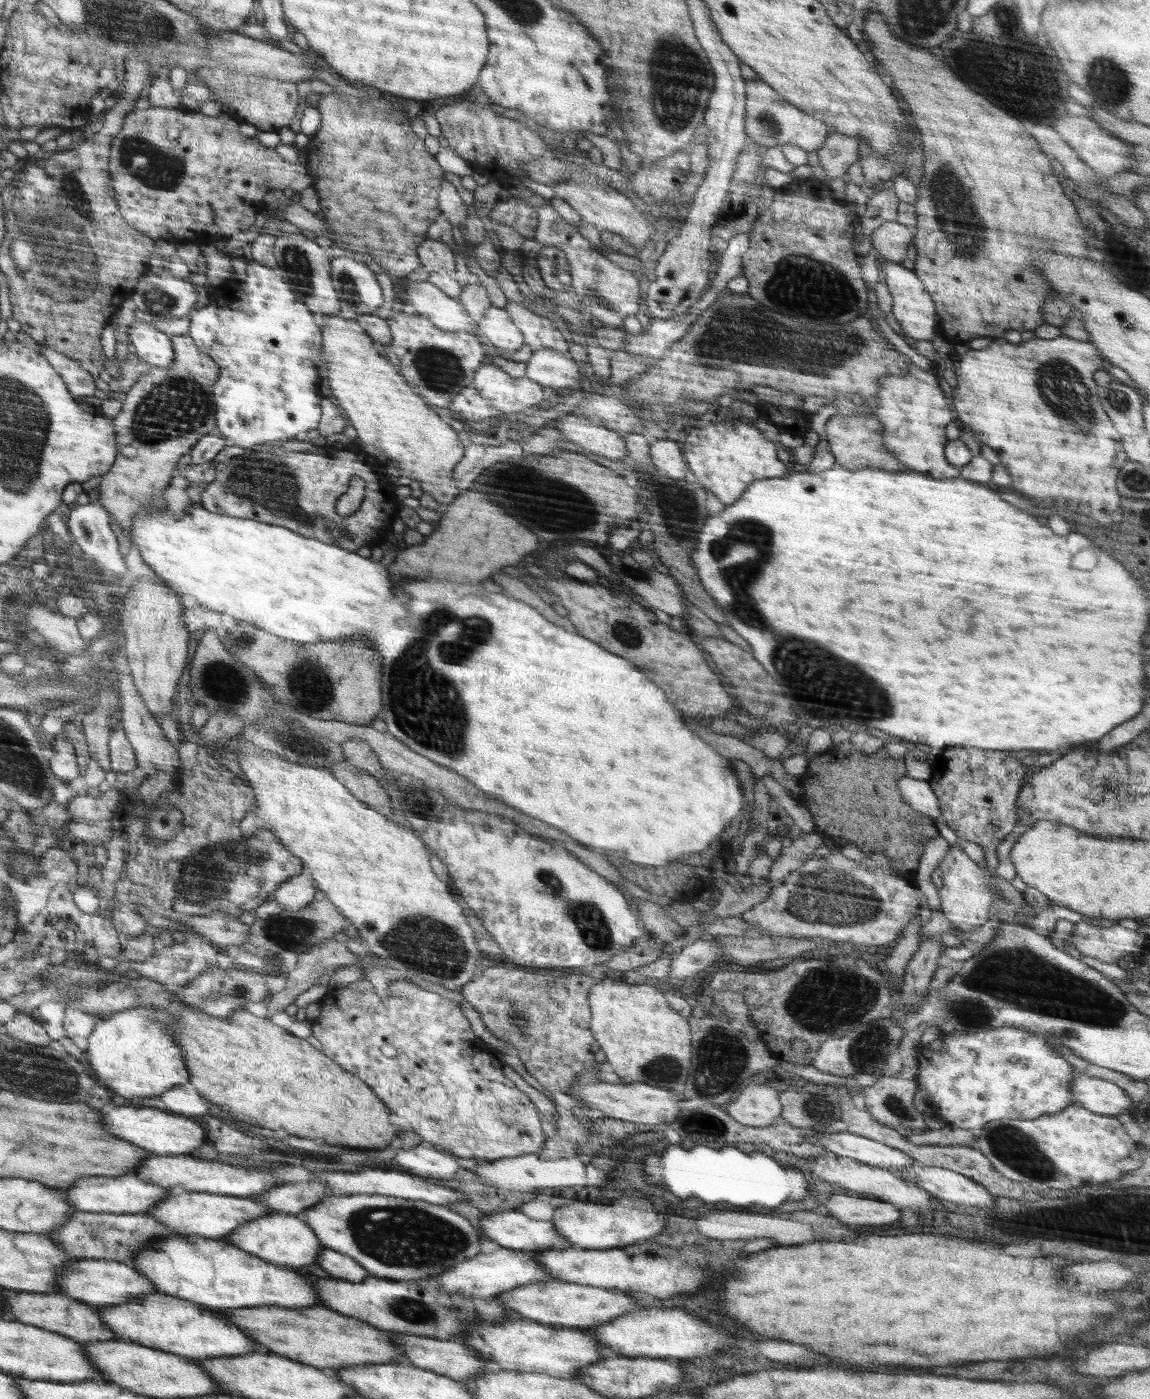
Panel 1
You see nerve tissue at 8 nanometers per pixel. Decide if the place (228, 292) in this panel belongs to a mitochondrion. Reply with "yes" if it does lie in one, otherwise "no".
no

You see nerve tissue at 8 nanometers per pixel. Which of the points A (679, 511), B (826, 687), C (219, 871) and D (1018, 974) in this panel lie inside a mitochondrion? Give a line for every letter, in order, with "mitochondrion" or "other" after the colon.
A: mitochondrion
B: mitochondrion
C: mitochondrion
D: mitochondrion

